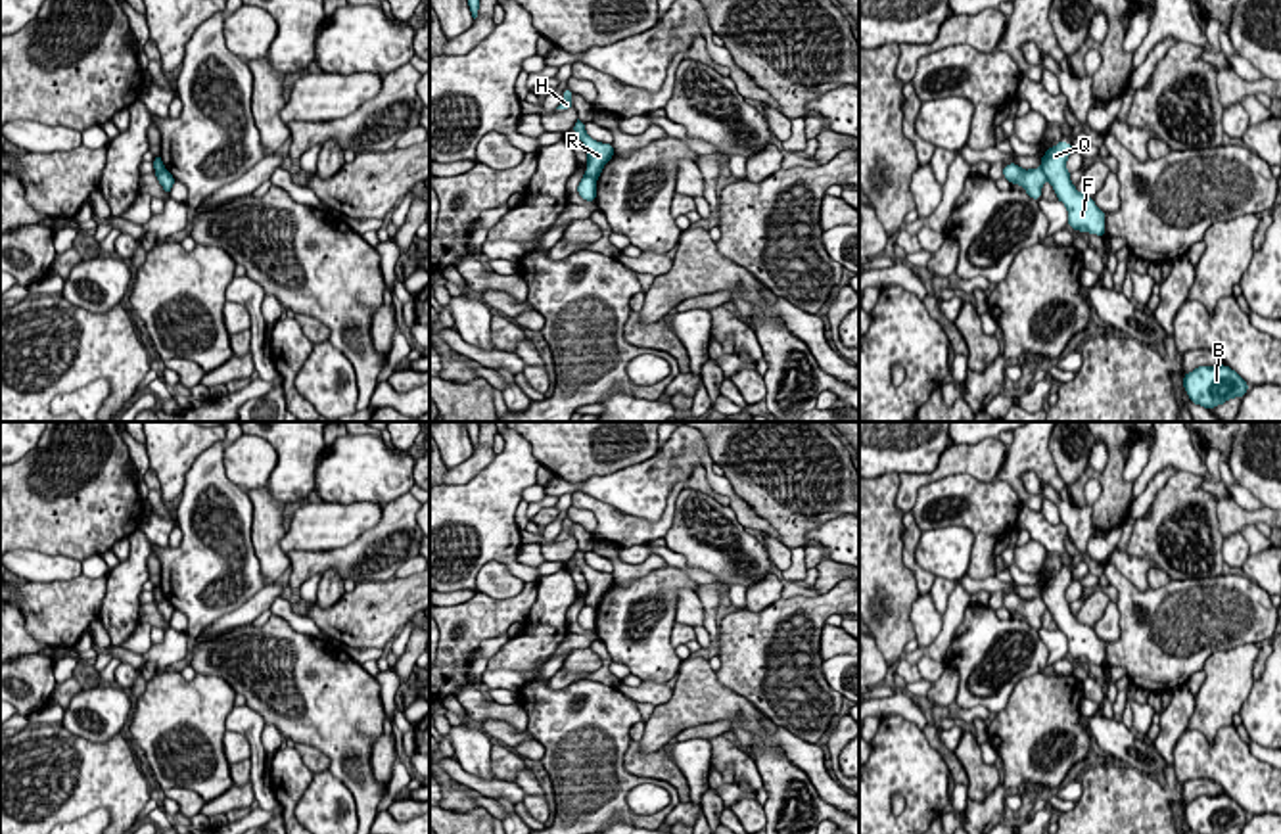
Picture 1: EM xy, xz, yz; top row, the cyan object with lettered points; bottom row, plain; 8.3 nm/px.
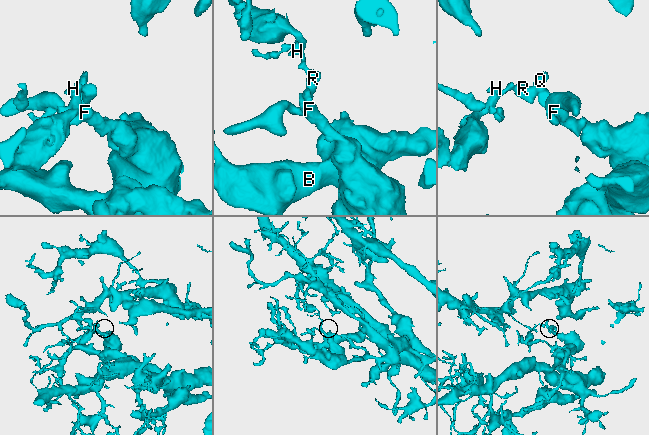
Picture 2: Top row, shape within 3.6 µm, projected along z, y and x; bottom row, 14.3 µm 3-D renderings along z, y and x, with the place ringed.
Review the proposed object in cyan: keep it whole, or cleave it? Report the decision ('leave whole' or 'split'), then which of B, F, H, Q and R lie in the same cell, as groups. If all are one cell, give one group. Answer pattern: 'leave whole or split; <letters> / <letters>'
split; B F Q / H R

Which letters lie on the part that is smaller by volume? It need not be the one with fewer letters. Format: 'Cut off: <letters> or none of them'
Cut off: H, R

